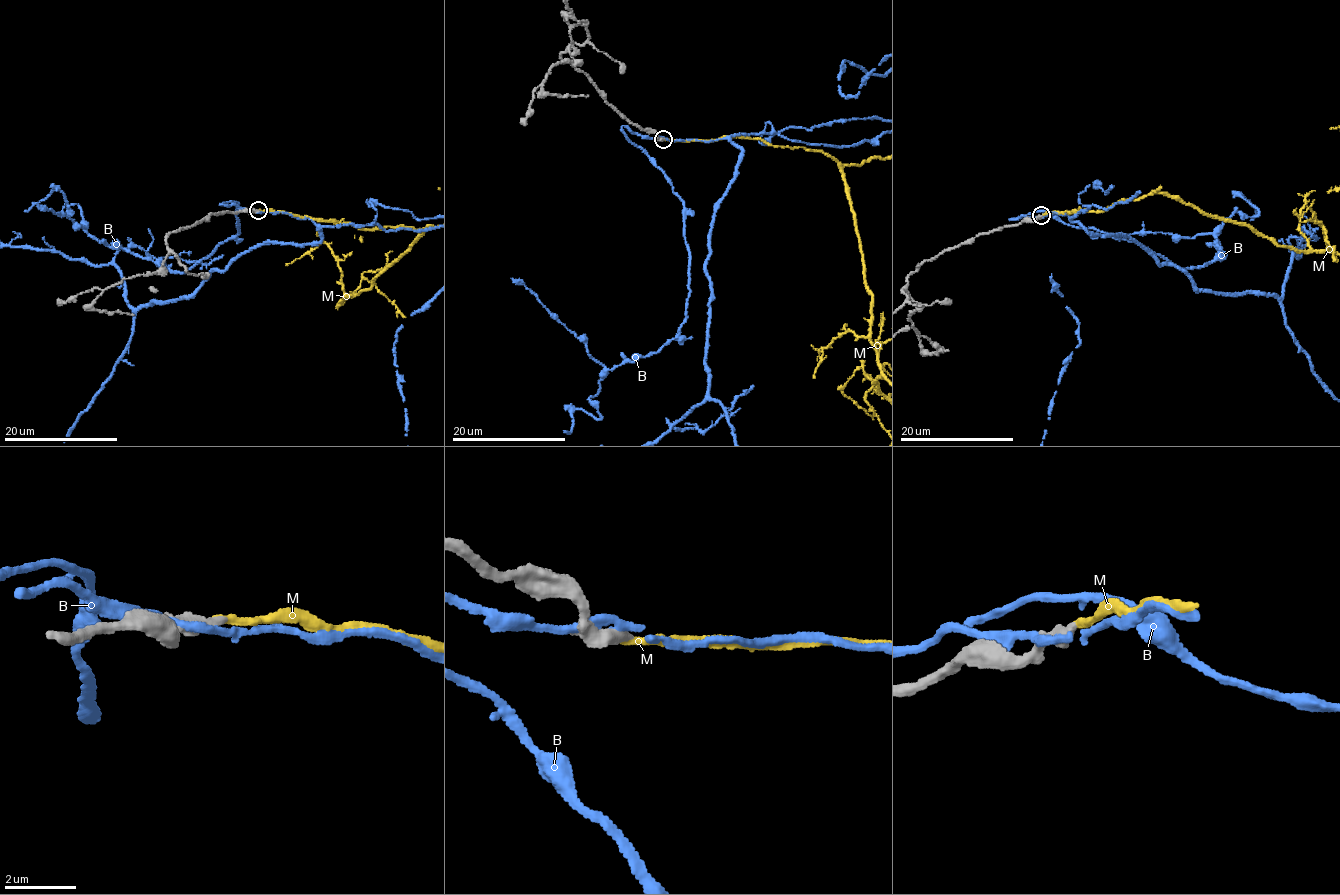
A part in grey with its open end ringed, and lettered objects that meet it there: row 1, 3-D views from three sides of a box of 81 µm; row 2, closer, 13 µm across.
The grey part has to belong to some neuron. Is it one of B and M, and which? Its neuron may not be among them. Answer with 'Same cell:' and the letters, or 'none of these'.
Same cell: M

